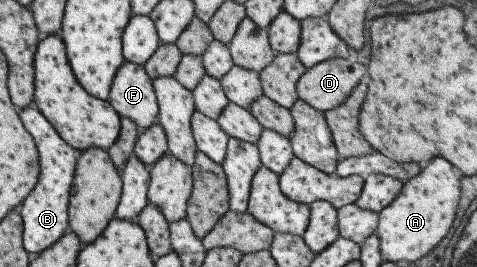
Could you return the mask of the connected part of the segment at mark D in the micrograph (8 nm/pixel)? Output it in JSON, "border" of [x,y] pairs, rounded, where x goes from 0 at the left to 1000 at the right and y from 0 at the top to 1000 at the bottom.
{"border":[[[690,221],[639,266],[623,311],[625,367],[679,423],[713,390],[769,277],[757,232]]]}

